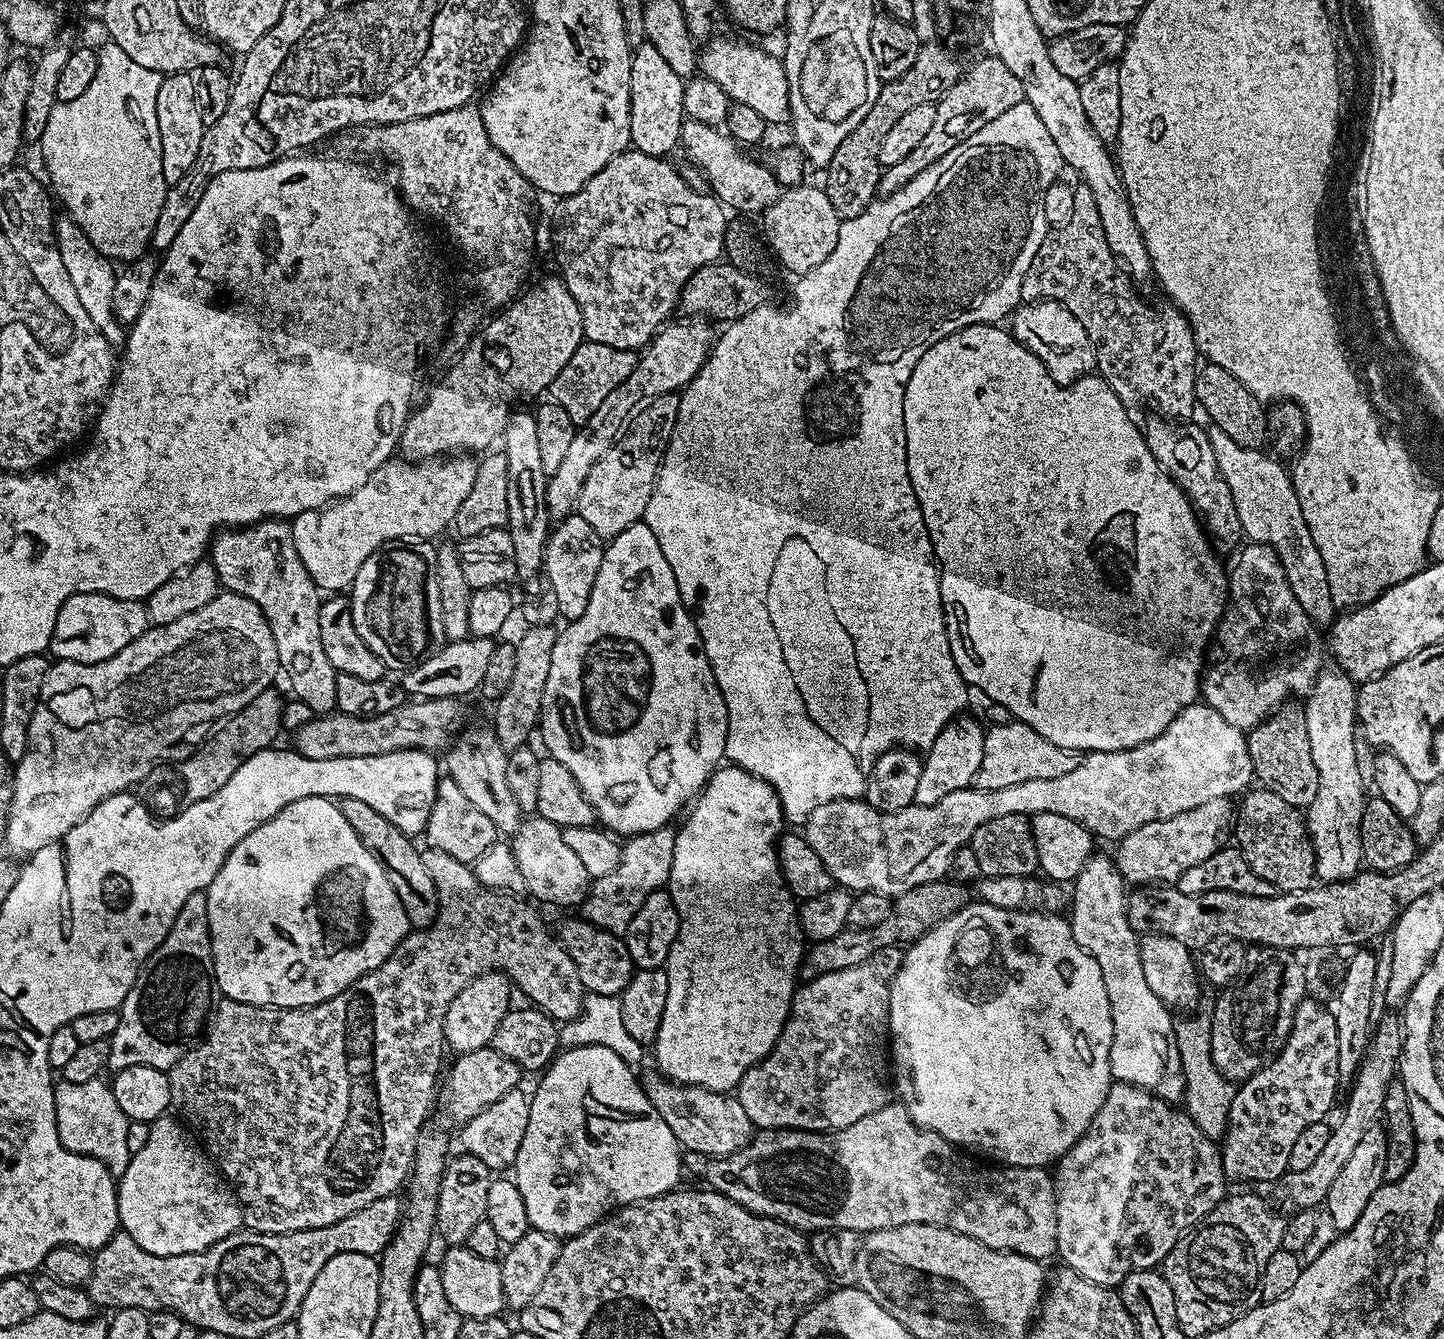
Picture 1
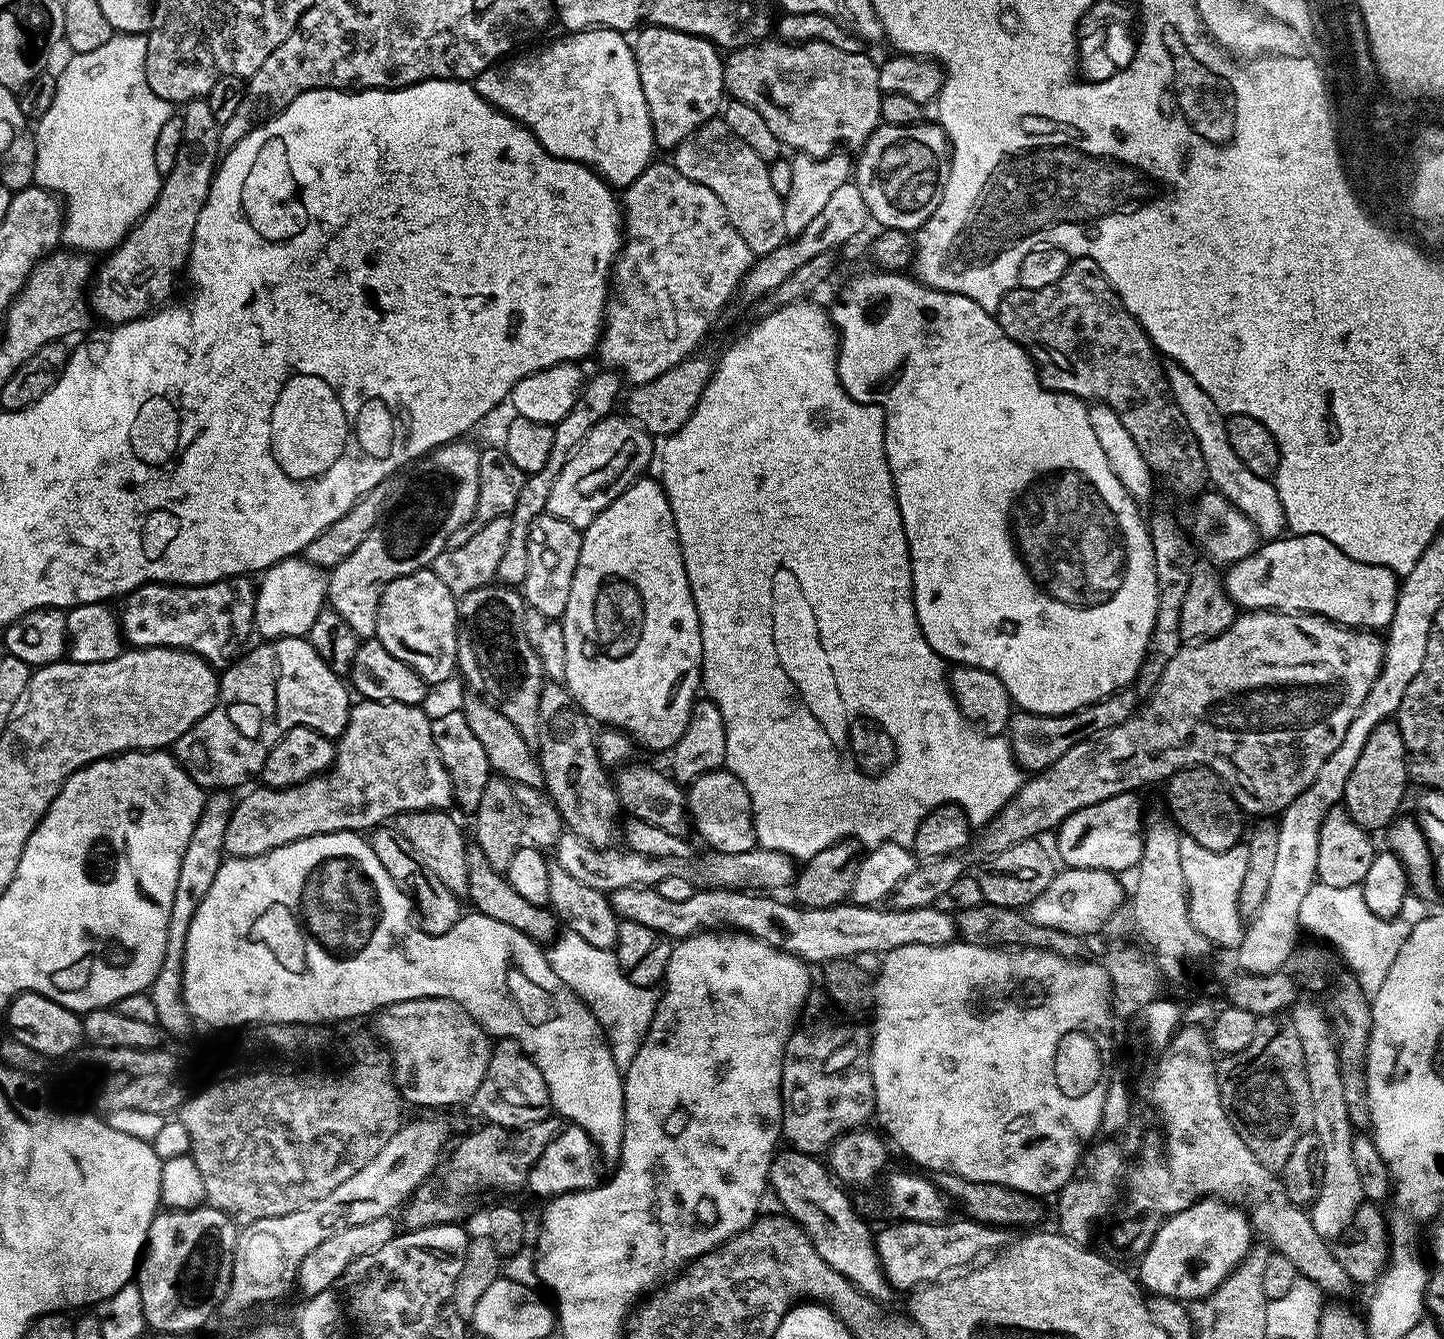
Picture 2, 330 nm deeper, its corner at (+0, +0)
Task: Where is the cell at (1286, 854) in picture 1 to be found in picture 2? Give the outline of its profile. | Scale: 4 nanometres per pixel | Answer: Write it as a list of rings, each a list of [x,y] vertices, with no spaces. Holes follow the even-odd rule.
[[[1189,766],[1176,771],[1167,781],[1167,811],[1180,826],[1181,833],[1194,838],[1208,850],[1226,850],[1241,839],[1245,813],[1236,802],[1235,795],[1225,791],[1226,785],[1210,768]]]

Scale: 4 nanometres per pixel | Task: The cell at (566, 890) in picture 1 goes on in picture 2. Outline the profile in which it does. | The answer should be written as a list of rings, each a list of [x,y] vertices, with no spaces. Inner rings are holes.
[[[655,887],[623,888],[610,893],[612,908],[620,920],[638,922],[641,928],[649,928],[661,932],[669,938],[683,938],[696,936],[699,932],[715,932],[717,930],[735,930],[746,932],[748,935],[774,946],[778,950],[788,952],[792,956],[807,962],[809,965],[823,966],[831,960],[850,960],[858,954],[879,952],[887,954],[898,950],[898,946],[942,946],[953,943],[958,936],[958,920],[953,913],[944,911],[937,906],[930,908],[915,908],[902,910],[891,906],[865,906],[845,902],[835,904],[832,908],[806,908],[795,903],[787,904],[784,900],[776,900],[772,894],[757,894],[755,892],[735,892],[725,888],[700,888],[693,890],[690,898],[683,902],[674,902],[671,898],[664,898],[656,892]]]

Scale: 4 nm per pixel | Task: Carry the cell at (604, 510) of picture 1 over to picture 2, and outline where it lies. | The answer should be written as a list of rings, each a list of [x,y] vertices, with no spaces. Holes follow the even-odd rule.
[[[613,414],[607,416],[602,422],[598,422],[598,426],[590,430],[590,434],[580,443],[580,447],[569,455],[558,478],[553,480],[552,489],[548,495],[547,515],[562,518],[581,530],[589,528],[594,518],[598,518],[600,512],[605,512],[643,473],[640,471],[652,460],[652,443],[654,443],[653,437],[627,415]]]

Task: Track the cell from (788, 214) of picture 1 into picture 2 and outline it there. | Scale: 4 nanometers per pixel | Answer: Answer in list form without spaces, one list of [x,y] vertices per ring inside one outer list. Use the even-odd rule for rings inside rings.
[[[713,118],[704,123],[703,128],[691,138],[684,141],[674,152],[676,168],[686,178],[698,182],[710,189],[724,204],[728,217],[740,232],[740,237],[750,246],[750,250],[762,257],[768,252],[773,252],[778,245],[785,243],[784,230],[784,200],[774,192],[771,186],[768,164],[746,142],[742,142],[728,128],[727,122],[722,118]]]

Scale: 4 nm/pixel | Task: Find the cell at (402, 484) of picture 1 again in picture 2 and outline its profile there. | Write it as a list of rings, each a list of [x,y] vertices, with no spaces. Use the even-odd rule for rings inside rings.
[[[289,558],[286,560],[279,560],[276,564],[272,565],[271,568],[267,569],[263,573],[262,579],[264,581],[259,581],[258,591],[256,594],[256,615],[254,617],[254,628],[257,633],[261,632],[261,637],[267,638],[269,640],[278,640],[282,636],[303,636],[307,637],[309,635],[308,631],[315,629],[317,627],[321,612],[325,611],[326,601],[328,599],[328,576],[326,575],[325,569],[314,566],[309,560],[303,558]]]

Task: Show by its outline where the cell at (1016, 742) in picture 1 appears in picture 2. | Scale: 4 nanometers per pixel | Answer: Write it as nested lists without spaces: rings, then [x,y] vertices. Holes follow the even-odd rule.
[[[1135,687],[1121,688],[1119,692],[1100,700],[1085,708],[1079,708],[1076,712],[1062,714],[1061,716],[1047,716],[1037,712],[1017,711],[1010,721],[1010,752],[1016,757],[1016,763],[1021,769],[1029,768],[1029,773],[1043,772],[1050,767],[1066,750],[1078,746],[1078,742],[1086,742],[1106,730],[1110,730],[1119,724],[1125,724],[1130,717],[1138,711],[1138,695]]]

